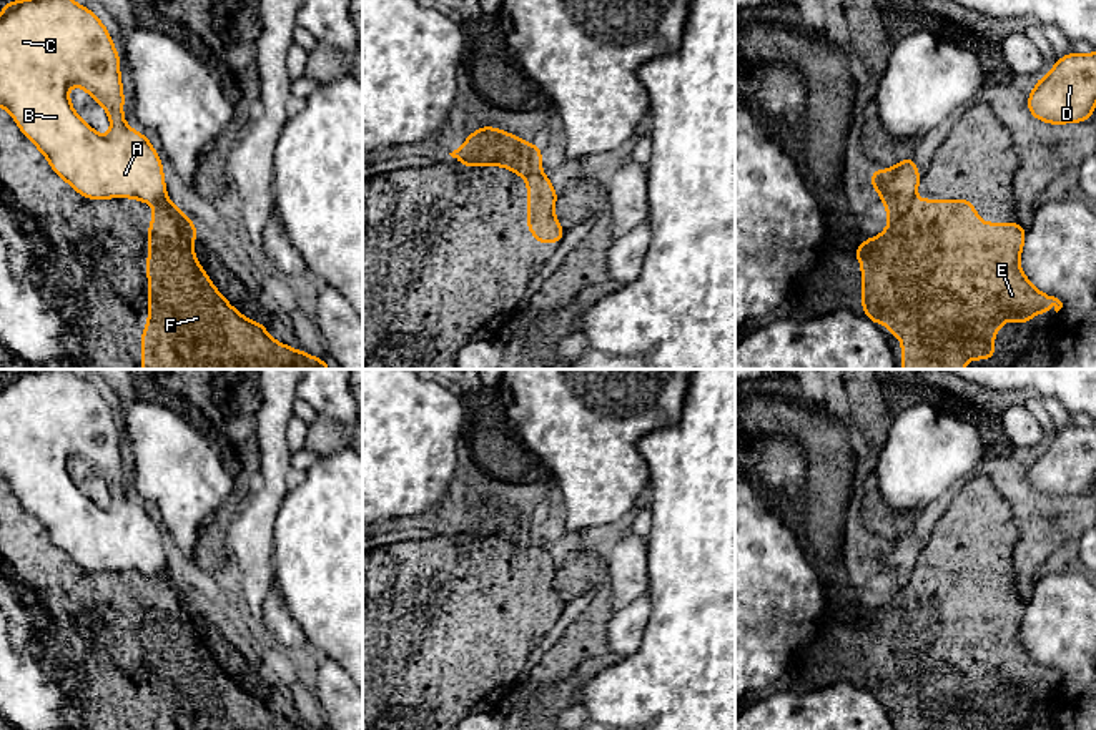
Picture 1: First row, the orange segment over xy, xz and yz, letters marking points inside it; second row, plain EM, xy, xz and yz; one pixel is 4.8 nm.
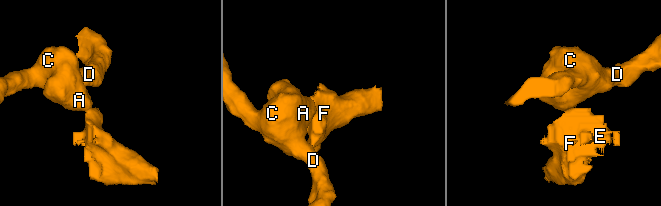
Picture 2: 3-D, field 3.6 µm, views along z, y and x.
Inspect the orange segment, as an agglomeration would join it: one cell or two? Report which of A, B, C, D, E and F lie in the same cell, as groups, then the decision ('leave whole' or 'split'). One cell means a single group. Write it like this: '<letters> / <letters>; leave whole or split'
A B C D / E F; split

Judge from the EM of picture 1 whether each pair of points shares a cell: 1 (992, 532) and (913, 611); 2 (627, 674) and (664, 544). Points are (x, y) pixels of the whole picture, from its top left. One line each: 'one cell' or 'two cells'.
1: one cell
2: one cell

